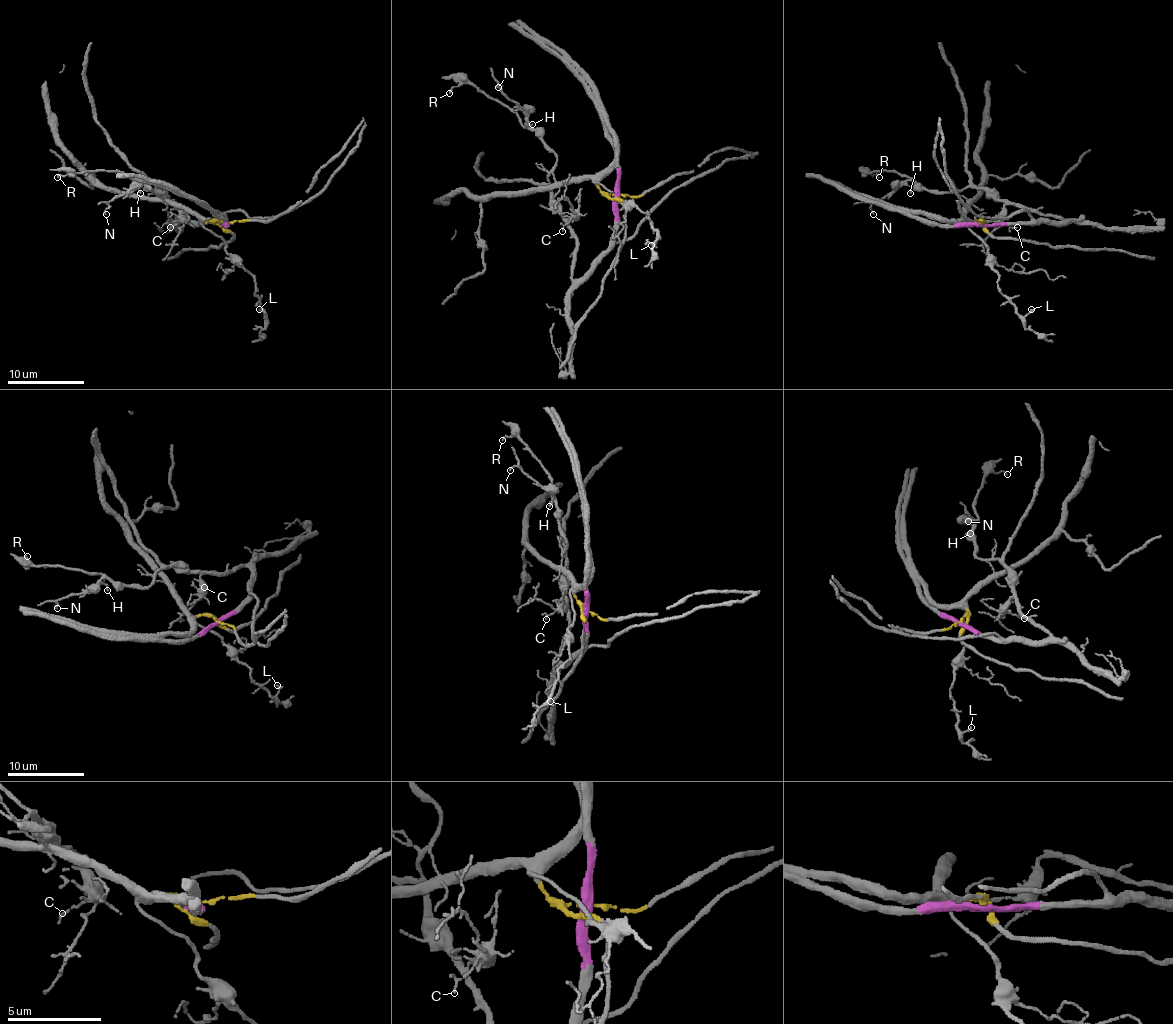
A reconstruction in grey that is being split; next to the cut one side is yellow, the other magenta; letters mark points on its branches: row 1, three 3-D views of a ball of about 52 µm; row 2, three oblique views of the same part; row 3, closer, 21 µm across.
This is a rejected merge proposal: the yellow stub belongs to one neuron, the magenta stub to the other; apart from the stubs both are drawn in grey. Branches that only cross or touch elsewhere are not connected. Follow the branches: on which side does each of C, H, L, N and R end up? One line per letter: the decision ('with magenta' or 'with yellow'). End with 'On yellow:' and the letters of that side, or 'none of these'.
C: with magenta
H: with magenta
L: with yellow
N: with magenta
R: with magenta
On yellow: L

